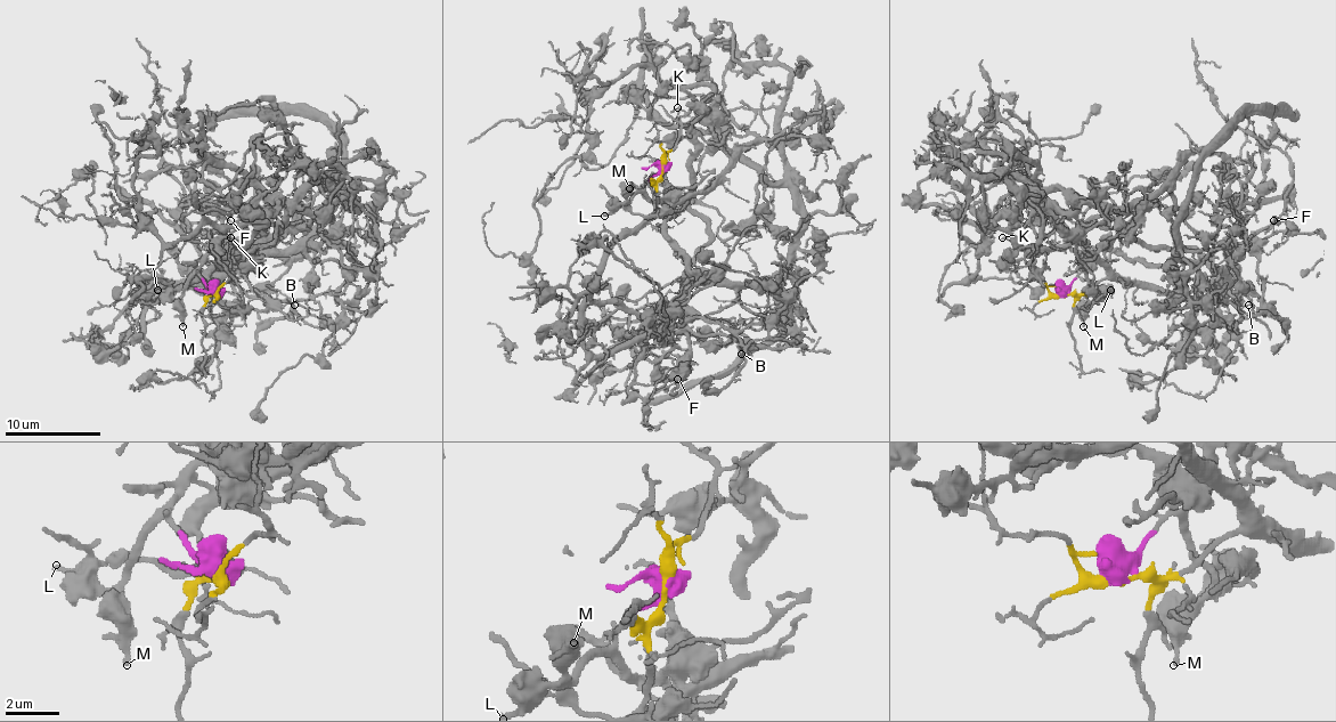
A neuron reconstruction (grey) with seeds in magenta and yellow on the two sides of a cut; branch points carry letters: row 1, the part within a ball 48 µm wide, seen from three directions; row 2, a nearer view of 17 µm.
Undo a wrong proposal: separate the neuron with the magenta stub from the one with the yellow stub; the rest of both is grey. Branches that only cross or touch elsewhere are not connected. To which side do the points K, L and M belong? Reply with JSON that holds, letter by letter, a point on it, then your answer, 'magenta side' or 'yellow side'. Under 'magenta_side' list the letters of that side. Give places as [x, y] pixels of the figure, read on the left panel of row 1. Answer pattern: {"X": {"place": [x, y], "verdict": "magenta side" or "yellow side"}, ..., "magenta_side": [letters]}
{"K": {"place": [230, 237], "verdict": "yellow side"}, "L": {"place": [157, 290], "verdict": "magenta side"}, "M": {"place": [182, 326], "verdict": "magenta side"}, "magenta_side": ["L", "M"]}

